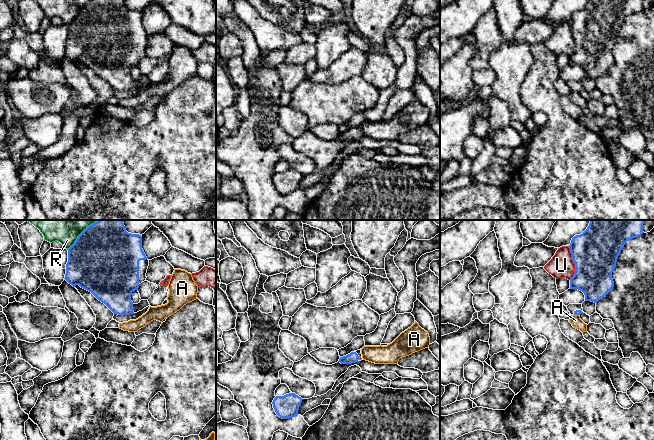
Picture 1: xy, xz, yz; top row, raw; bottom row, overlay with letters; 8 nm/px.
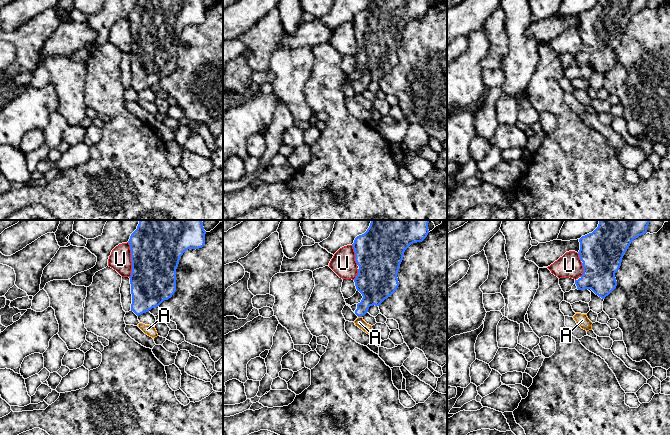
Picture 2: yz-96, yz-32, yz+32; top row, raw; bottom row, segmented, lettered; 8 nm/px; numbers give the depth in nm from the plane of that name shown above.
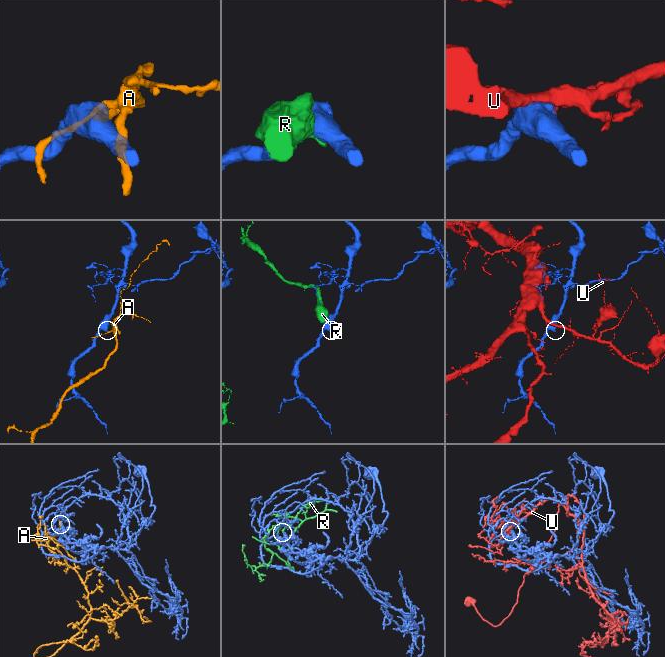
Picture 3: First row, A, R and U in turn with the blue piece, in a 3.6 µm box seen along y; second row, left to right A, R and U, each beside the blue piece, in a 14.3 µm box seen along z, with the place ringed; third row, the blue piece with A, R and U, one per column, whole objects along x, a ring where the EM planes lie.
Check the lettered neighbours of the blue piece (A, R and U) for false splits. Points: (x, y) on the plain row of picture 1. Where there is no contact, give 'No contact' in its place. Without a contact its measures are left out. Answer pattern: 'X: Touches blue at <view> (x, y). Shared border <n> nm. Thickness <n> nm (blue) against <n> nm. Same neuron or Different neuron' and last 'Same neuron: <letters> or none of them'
A: Touches blue at yz (576, 90). Shared border 40 nm. Thickness 50 nm (blue) against 90 nm. Different neuron
R: Touches blue at xy (78, 12). Shared border 300 nm. Thickness 500 nm (blue) against 170 nm. Different neuron
U: Touches blue at yz (574, 39). Shared border 280 nm. Thickness 360 nm (blue) against 200 nm. Different neuron
Same neuron: none of them

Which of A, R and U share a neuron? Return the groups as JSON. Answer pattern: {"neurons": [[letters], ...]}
{"neurons": [["A"], ["R"], ["U"]]}

